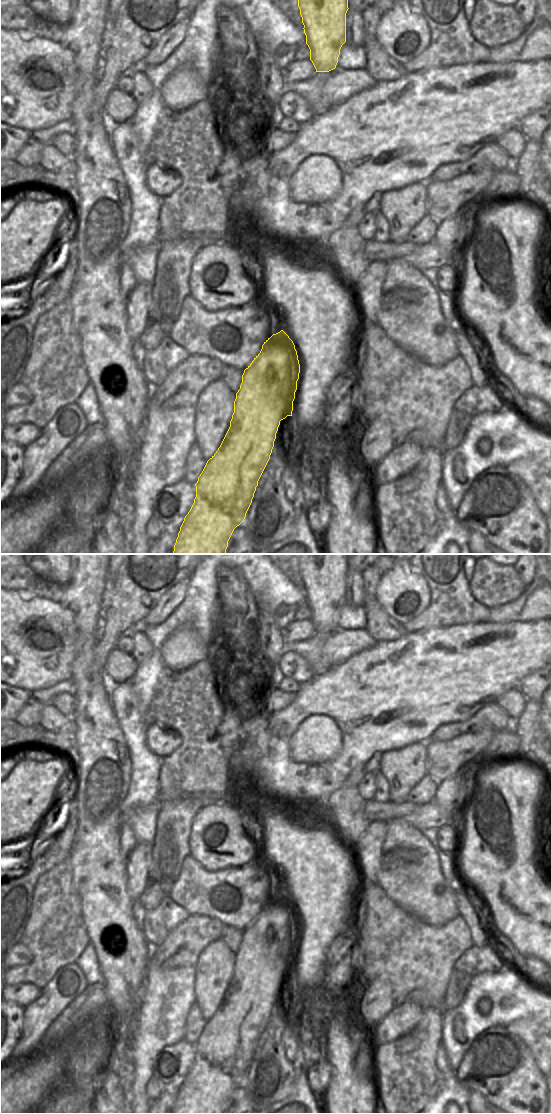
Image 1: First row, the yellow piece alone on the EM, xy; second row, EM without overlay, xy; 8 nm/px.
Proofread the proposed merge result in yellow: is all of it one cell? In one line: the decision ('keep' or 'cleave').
cleave

